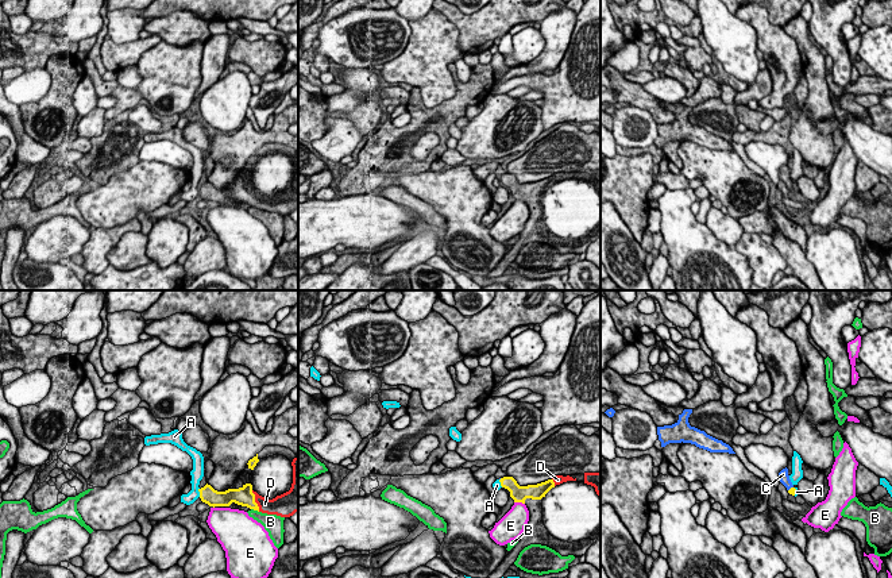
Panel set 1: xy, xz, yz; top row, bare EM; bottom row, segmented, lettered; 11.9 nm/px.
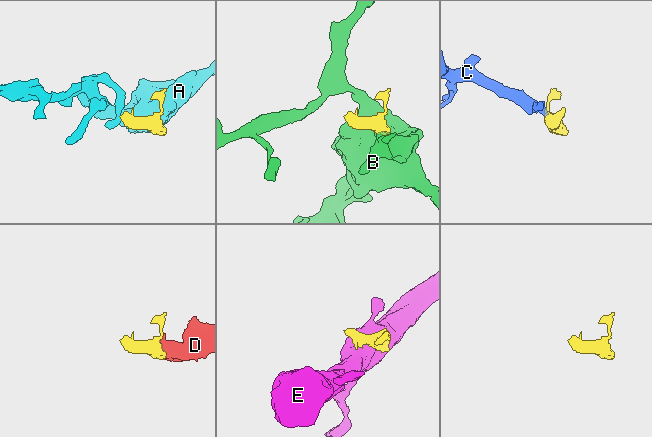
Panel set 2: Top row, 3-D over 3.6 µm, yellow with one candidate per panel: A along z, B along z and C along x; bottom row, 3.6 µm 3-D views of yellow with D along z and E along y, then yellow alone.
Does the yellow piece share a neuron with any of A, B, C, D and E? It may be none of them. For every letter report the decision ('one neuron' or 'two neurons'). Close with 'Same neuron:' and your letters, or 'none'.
A: two neurons
B: two neurons
C: one neuron
D: one neuron
E: two neurons
Same neuron: C, D

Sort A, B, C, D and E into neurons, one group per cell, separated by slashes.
A / B / C D / E

